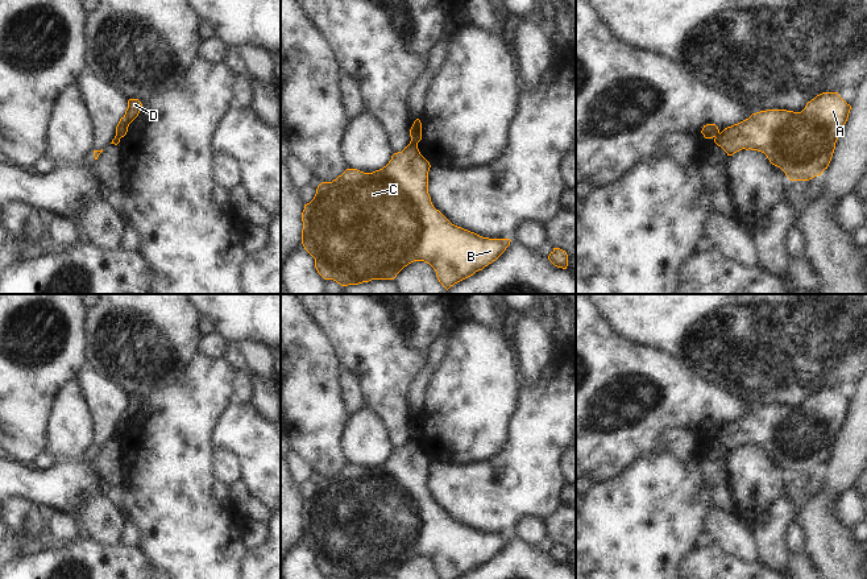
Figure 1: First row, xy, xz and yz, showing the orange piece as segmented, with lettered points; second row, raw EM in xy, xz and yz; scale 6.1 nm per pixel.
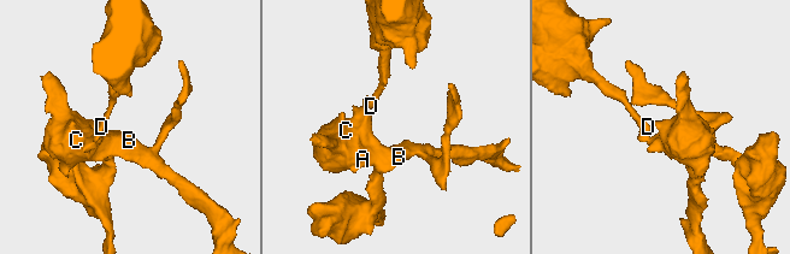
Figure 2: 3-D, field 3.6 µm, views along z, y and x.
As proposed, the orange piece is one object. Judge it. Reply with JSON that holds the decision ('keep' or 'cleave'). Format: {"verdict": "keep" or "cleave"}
{"verdict": "cleave"}

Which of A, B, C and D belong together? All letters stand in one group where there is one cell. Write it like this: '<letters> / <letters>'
A B C / D

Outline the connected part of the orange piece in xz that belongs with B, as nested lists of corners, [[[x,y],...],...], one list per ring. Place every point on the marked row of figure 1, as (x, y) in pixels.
[[[411,140],[402,152],[394,153],[389,164],[379,170],[376,170],[373,173],[364,173],[357,169],[347,169],[332,182],[322,182],[316,189],[314,199],[310,203],[304,204],[304,210],[302,212],[302,244],[304,249],[315,259],[315,268],[318,273],[324,280],[333,280],[341,286],[348,286],[369,282],[372,280],[394,280],[397,274],[408,264],[414,261],[424,261],[435,269],[439,282],[448,290],[455,284],[473,276],[476,272],[482,270],[485,266],[495,261],[506,251],[511,240],[482,237],[474,232],[452,224],[439,210],[434,207],[431,202],[431,197],[428,194],[430,168],[431,165],[420,154],[418,144]]]

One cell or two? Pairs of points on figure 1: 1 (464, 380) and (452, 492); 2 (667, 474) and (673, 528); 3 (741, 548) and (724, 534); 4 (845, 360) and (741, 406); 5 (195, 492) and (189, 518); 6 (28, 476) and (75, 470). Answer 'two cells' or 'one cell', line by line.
1: two cells
2: one cell
3: one cell
4: two cells
5: one cell
6: one cell

